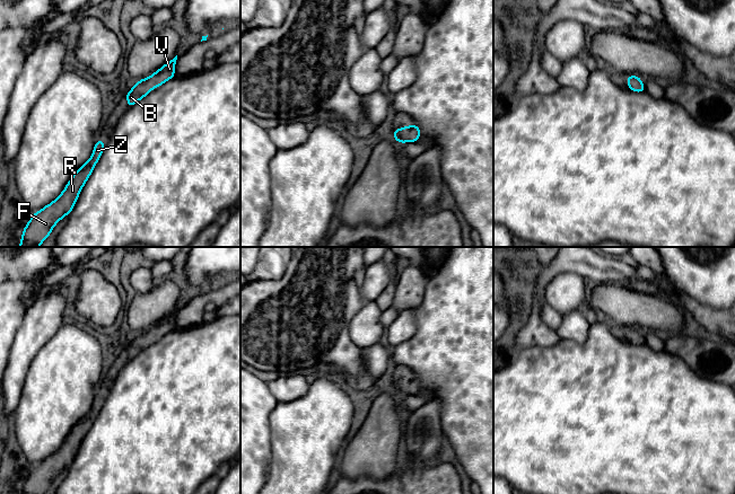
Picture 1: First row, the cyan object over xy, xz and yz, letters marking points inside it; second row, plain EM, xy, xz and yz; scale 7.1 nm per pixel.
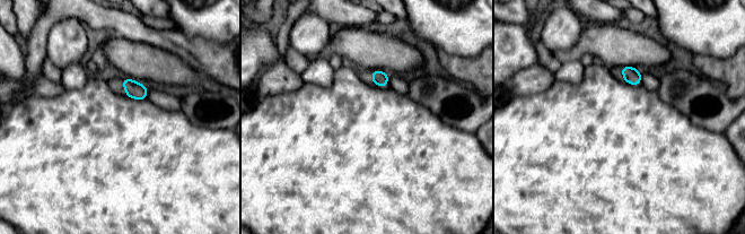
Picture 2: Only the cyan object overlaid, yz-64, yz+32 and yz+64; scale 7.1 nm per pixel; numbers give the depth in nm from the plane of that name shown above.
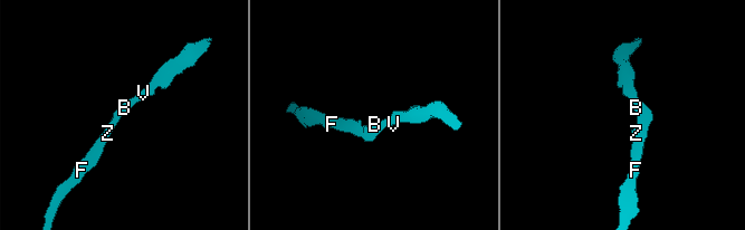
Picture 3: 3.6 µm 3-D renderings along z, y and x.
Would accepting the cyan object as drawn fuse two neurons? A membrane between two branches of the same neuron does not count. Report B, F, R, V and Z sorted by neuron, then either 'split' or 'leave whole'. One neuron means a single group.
B F R V Z | leave whole

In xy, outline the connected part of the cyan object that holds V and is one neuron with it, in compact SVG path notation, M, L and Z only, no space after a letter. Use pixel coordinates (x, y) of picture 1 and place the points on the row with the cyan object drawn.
M177 55L165 65L163 65L158 71L152 73L150 77L139 80L125 95L128 107L132 107L145 96L150 94L154 88L159 87L167 80L174 78L176 60Z

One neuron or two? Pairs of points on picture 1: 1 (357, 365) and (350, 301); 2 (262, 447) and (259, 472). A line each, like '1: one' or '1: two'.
1: one
2: one

